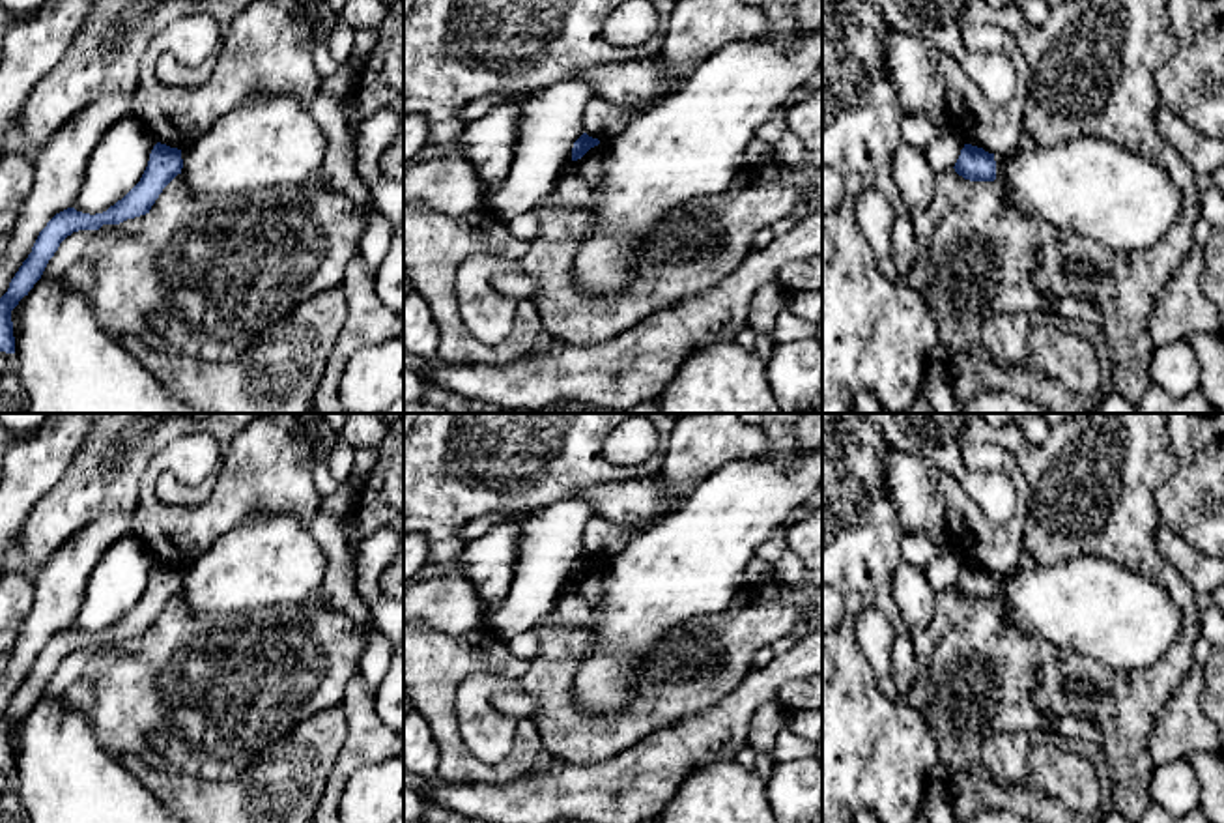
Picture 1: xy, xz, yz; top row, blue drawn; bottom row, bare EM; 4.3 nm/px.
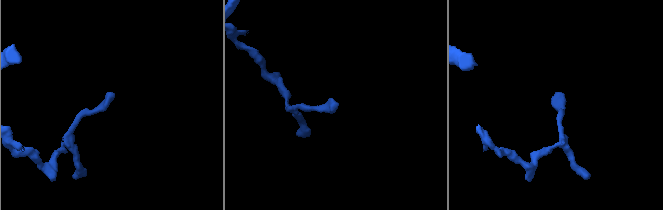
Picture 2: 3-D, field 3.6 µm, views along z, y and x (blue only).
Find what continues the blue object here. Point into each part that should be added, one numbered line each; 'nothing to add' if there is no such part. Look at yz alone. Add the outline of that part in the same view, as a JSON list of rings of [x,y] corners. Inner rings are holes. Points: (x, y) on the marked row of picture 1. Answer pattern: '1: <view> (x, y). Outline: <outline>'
nothing to add

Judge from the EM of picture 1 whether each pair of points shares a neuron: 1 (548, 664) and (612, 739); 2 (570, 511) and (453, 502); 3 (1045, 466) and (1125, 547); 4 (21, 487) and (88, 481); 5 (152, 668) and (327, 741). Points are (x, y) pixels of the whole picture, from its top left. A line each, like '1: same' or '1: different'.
1: same
2: different
3: same
4: different
5: different

